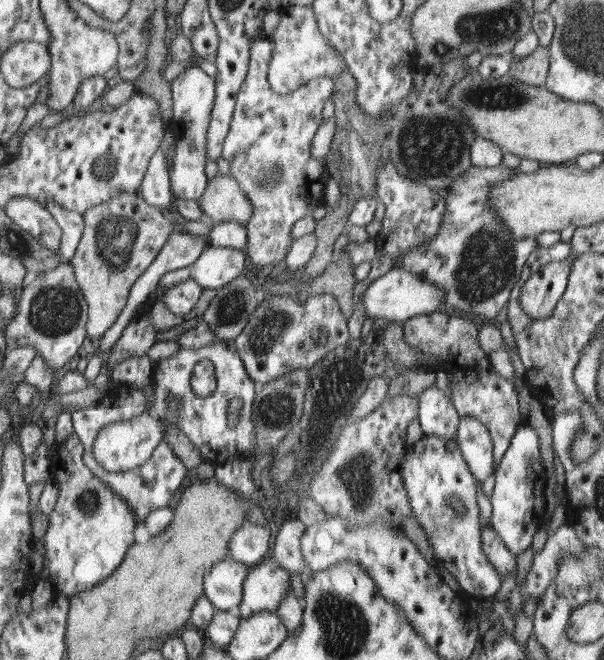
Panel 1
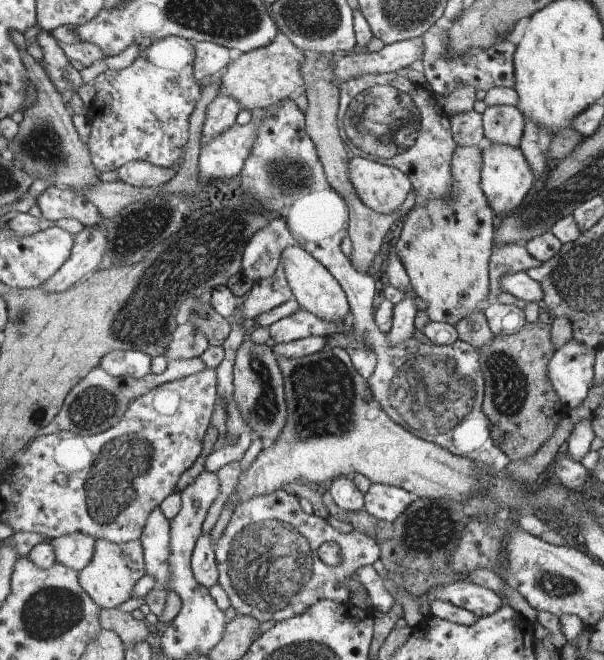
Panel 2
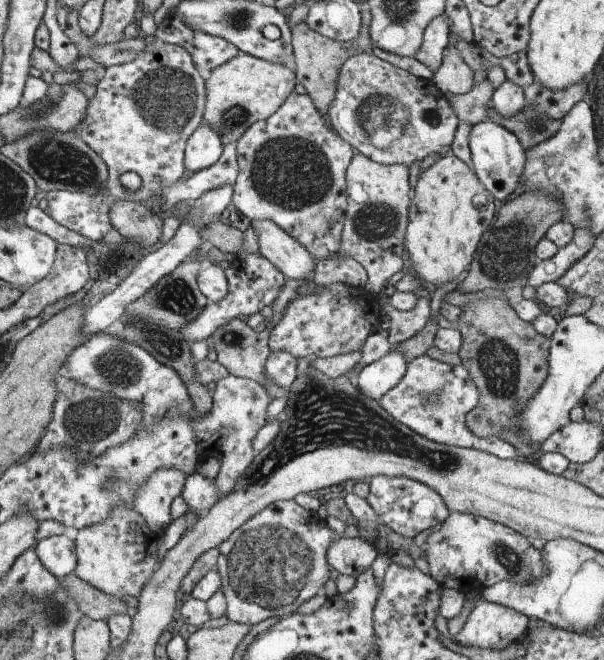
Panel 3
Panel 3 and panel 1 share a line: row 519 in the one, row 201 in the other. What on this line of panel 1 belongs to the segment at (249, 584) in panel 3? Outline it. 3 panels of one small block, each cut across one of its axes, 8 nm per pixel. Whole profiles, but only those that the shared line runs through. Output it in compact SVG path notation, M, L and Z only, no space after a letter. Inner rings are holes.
M266 36L251 43L251 64L247 78L244 79L242 90L238 95L235 113L231 119L230 131L223 144L222 156L230 162L230 174L240 184L240 189L246 193L252 204L252 216L244 226L247 226L248 245L244 252L250 257L254 266L265 272L280 260L285 260L291 249L291 229L296 221L311 215L317 205L321 205L328 183L328 171L323 166L324 156L312 158L312 140L314 132L322 120L322 108L328 100L330 92L318 94L276 94L268 84L268 74L275 45Z

